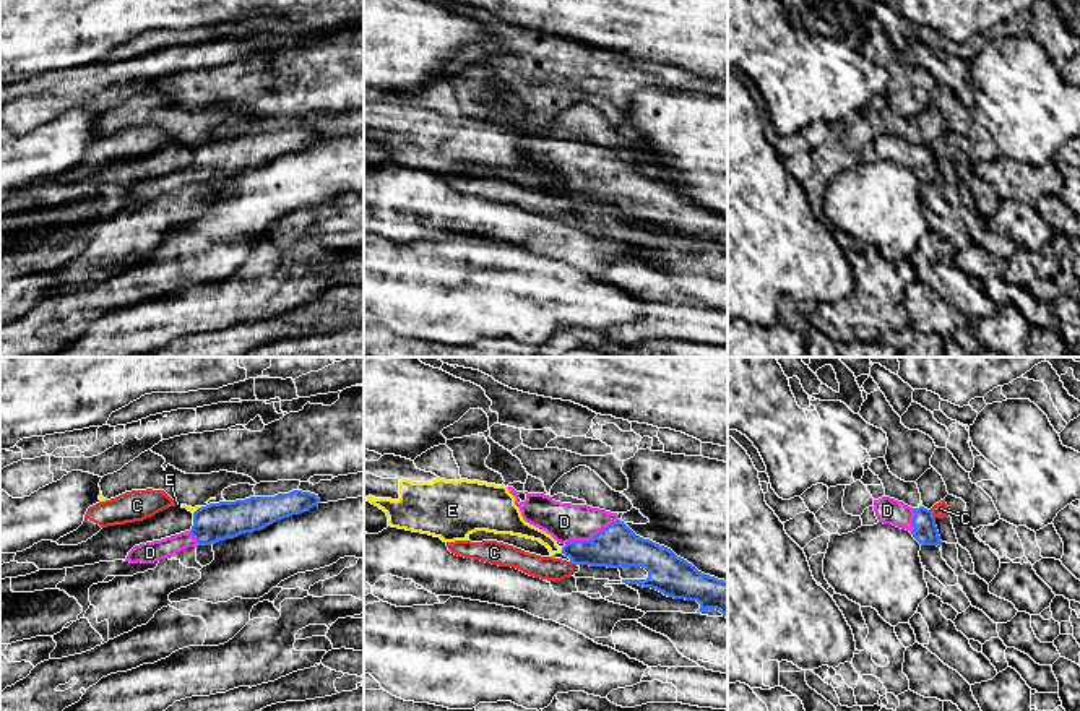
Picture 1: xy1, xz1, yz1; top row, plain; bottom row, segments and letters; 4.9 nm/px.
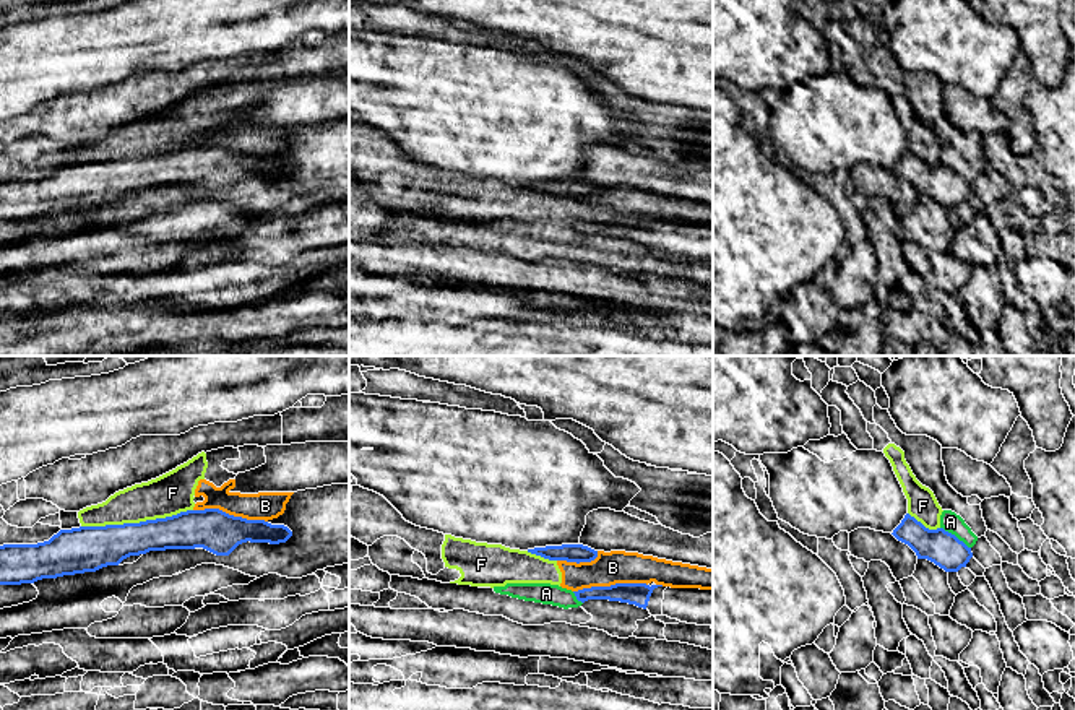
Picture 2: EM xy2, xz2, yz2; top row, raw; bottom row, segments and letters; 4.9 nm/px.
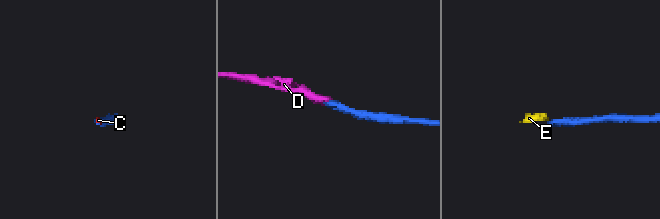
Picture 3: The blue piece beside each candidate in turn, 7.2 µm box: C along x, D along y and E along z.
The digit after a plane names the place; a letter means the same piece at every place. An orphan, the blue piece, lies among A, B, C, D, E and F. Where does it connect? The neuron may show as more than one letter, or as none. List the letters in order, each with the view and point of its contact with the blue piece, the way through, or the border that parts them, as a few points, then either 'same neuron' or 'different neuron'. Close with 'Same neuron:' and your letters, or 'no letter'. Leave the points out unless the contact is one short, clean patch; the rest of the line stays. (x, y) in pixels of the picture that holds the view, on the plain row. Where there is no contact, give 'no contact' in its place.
A: contact yz2 (954, 171); different neuron
B: contact xy2 (231, 151); different neuron
C: contact yz1 (933, 151); border yz1 (929, 146), (934, 155); different neuron
D: contact xz1 (593, 174); way xz1 (616, 182), (593, 174), (582, 164), (564, 158); same neuron
E: contact xz1 (562, 187); border xz1 (561, 184), (562, 189); different neuron
F: contact xy2 (137, 160); different neuron
Same neuron: D

